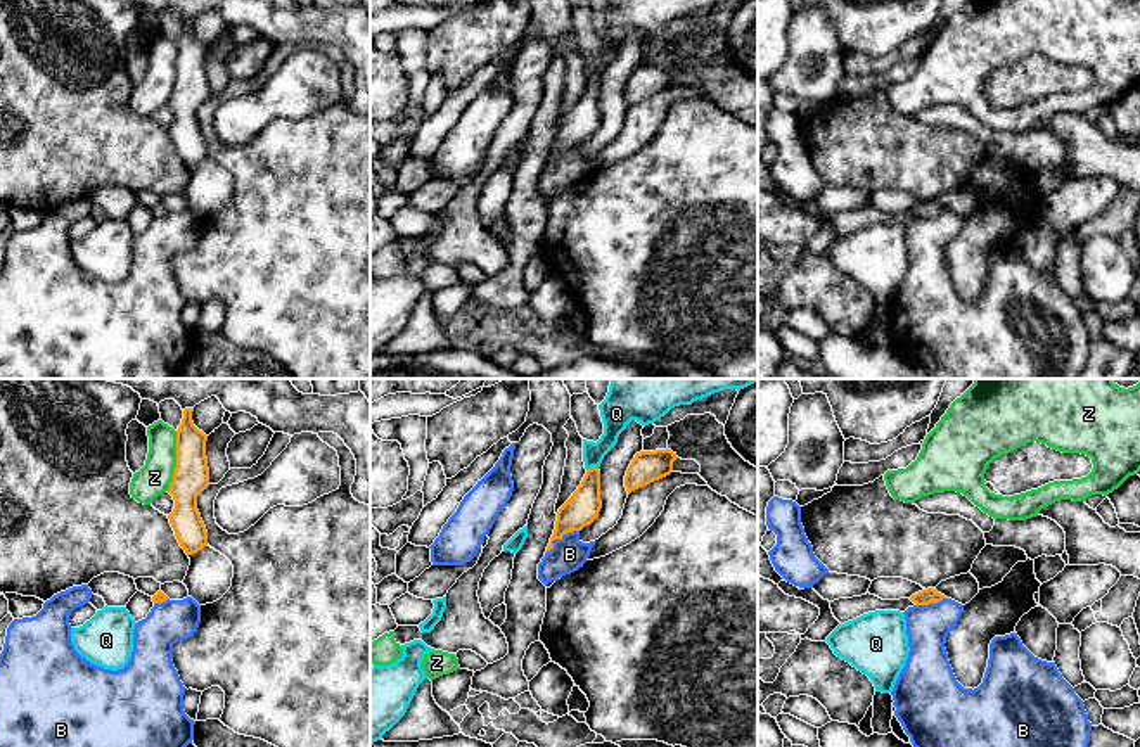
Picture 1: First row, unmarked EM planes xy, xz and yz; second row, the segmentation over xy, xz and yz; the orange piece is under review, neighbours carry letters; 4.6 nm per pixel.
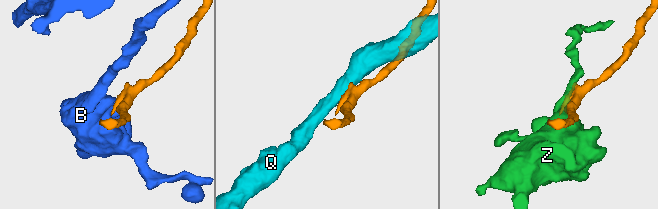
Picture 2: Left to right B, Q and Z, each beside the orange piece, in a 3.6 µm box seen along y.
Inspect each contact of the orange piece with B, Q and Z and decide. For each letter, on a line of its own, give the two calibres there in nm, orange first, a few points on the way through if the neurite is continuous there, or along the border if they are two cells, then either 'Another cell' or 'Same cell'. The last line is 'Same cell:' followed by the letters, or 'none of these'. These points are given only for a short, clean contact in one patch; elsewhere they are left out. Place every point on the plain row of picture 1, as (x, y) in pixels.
B: Thickness 160 nm (orange) against 160 nm. Boundary: xz (578, 142), (556, 151), (545, 166). Another cell
Q: Thickness 160 nm (orange) against 120 nm. Another cell
Z: Thickness 170 nm (orange) against 160 nm. Another cell
Same cell: none of these

